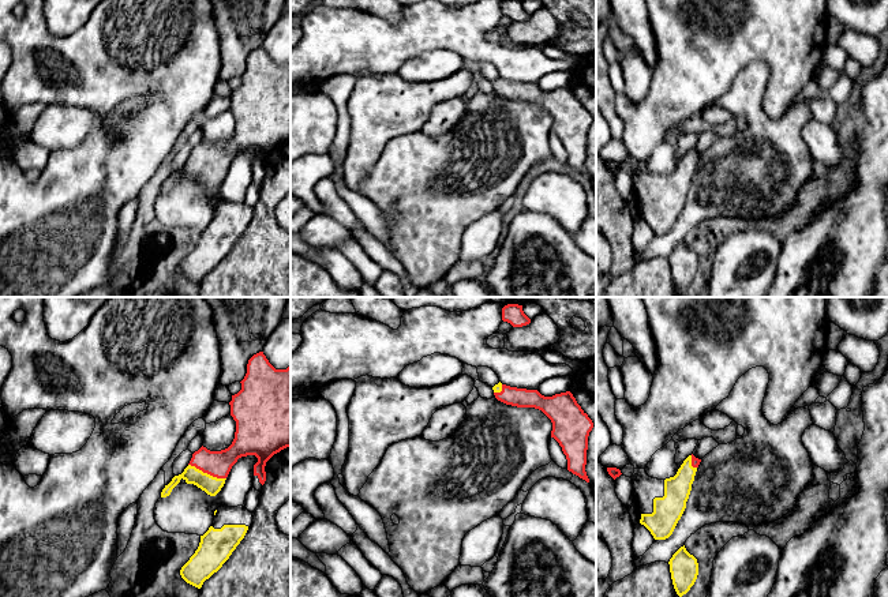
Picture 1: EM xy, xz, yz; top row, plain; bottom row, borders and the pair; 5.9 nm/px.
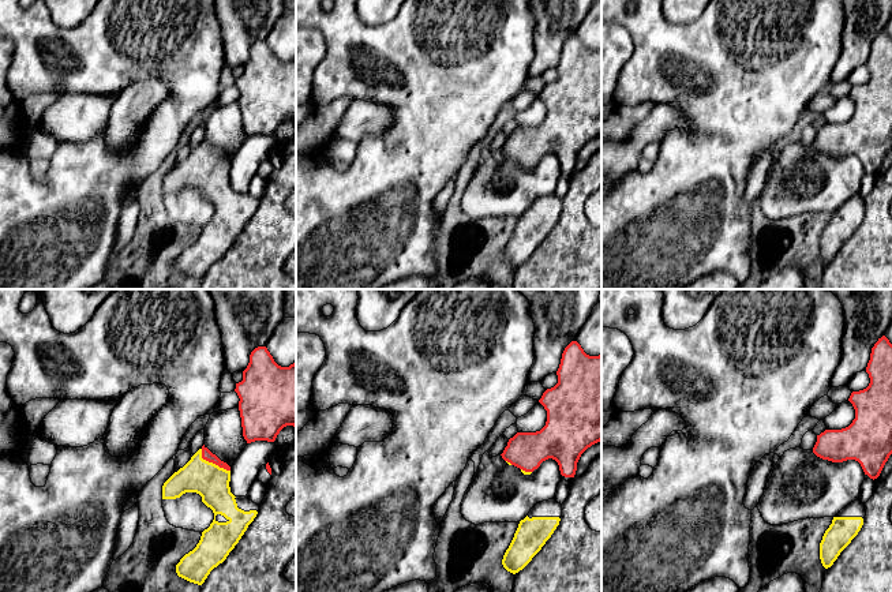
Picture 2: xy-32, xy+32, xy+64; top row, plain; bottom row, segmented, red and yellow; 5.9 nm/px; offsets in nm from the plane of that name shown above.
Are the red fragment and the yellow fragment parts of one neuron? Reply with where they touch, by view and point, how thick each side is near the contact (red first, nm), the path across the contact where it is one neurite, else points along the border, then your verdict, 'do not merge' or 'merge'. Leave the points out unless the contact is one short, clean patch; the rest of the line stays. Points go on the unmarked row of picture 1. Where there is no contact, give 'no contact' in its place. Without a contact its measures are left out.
meets red in xy at (208, 168); 160 nm thick on the red side, 110 nm on the other; runs through xy (217, 158), (208, 168), (212, 180); merge

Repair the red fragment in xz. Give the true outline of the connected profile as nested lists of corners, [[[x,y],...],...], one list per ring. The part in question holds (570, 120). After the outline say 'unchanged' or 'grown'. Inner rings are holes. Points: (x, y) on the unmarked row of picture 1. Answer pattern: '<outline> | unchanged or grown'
[[[501,76],[492,85],[495,93],[506,100],[542,105],[552,117],[551,132],[562,142],[567,165],[589,177],[585,159],[593,117],[570,86],[544,91],[537,85],[510,82]]] | grown

